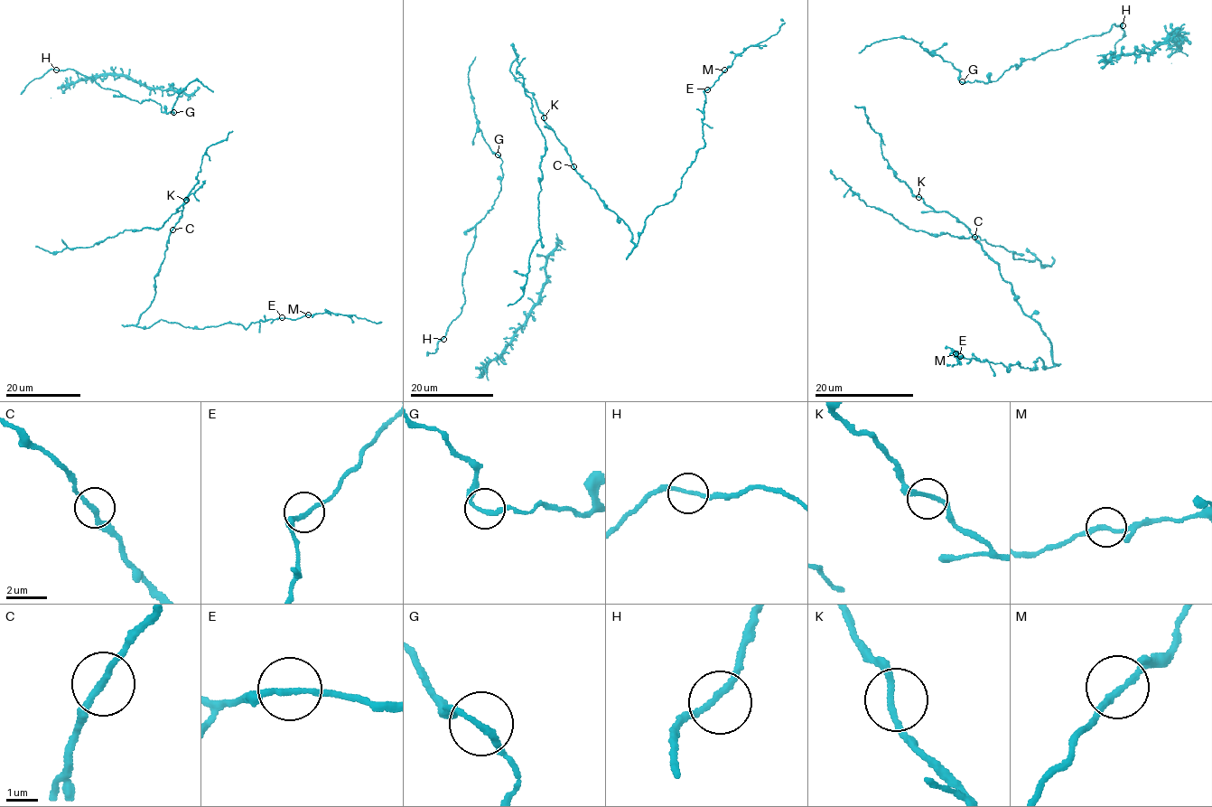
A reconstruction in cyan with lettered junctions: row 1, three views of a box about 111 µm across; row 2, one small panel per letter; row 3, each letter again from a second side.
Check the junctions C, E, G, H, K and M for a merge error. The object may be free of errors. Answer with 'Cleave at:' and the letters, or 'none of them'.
Cleave at: none of them

